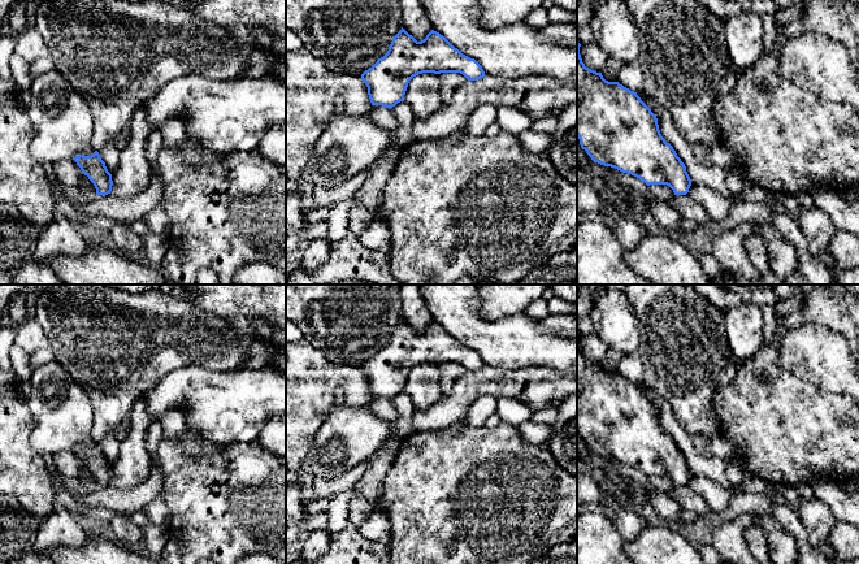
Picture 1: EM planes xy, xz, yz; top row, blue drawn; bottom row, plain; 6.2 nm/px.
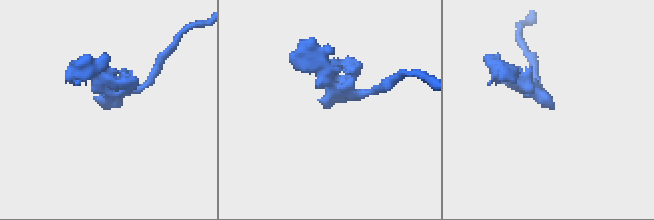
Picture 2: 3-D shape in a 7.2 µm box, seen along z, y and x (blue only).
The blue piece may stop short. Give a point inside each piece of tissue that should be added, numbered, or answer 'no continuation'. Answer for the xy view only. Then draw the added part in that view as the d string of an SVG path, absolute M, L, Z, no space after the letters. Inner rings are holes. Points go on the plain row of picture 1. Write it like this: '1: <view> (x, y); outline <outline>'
no continuation

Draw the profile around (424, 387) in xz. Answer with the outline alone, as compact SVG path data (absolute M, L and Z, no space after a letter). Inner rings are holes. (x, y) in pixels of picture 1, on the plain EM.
M422 364L413 368L408 374L404 392L411 398L415 411L437 403L444 394L438 365Z

